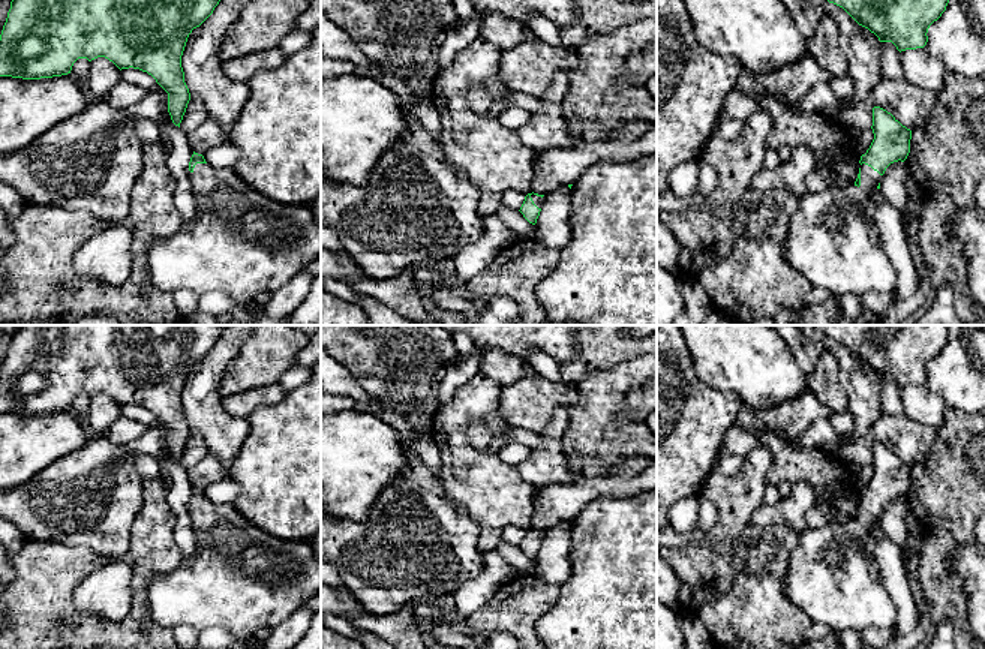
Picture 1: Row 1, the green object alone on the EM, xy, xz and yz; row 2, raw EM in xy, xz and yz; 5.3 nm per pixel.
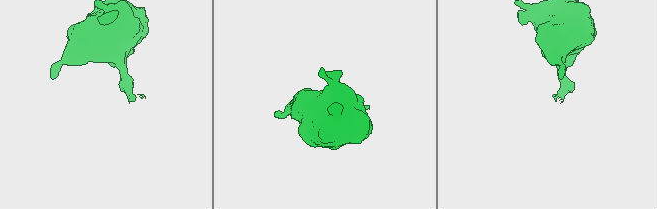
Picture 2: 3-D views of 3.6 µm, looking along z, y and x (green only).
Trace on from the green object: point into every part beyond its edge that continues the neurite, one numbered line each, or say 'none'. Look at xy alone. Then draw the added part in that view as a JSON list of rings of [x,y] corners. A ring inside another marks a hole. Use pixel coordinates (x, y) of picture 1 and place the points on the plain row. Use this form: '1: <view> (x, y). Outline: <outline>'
1: xy (240, 579). Outline: [[[196,499],[189,510],[196,553],[147,586],[159,628],[219,627],[244,642],[321,592],[321,564],[306,541],[262,532],[232,504]]]

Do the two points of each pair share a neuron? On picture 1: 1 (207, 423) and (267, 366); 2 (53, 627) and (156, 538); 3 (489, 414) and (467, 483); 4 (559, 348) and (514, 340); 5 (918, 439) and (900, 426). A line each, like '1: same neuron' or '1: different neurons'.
1: different neurons
2: same neuron
3: same neuron
4: same neuron
5: same neuron

